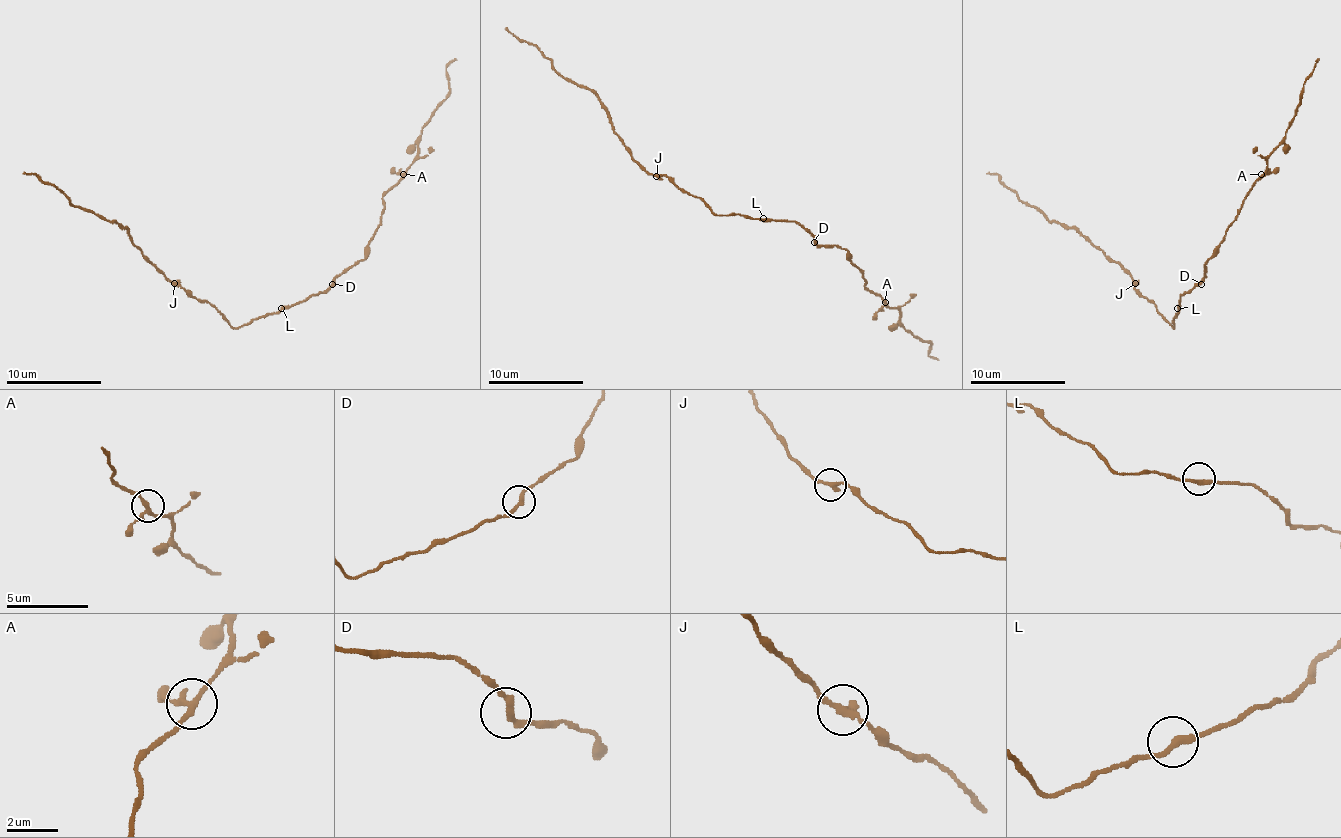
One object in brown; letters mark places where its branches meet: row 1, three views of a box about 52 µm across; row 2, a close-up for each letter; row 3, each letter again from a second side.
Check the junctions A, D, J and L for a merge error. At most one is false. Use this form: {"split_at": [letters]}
{"split_at": []}

